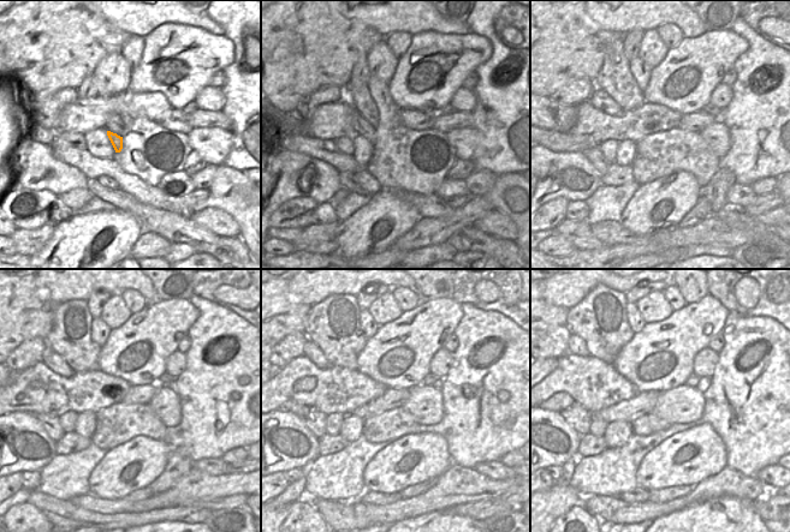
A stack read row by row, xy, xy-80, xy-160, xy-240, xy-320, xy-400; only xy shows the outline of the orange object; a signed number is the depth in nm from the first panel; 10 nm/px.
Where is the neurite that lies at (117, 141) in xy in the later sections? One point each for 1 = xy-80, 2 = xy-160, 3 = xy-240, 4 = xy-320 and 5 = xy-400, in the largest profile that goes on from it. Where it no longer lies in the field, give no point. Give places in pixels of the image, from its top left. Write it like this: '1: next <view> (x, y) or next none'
1: next xy-80 (360, 124)
2: next xy-160 (599, 99)
3: next xy-240 (52, 359)
4: next xy-320 (312, 351)
5: next xy-400 (576, 345)

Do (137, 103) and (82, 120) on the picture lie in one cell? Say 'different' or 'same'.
same

